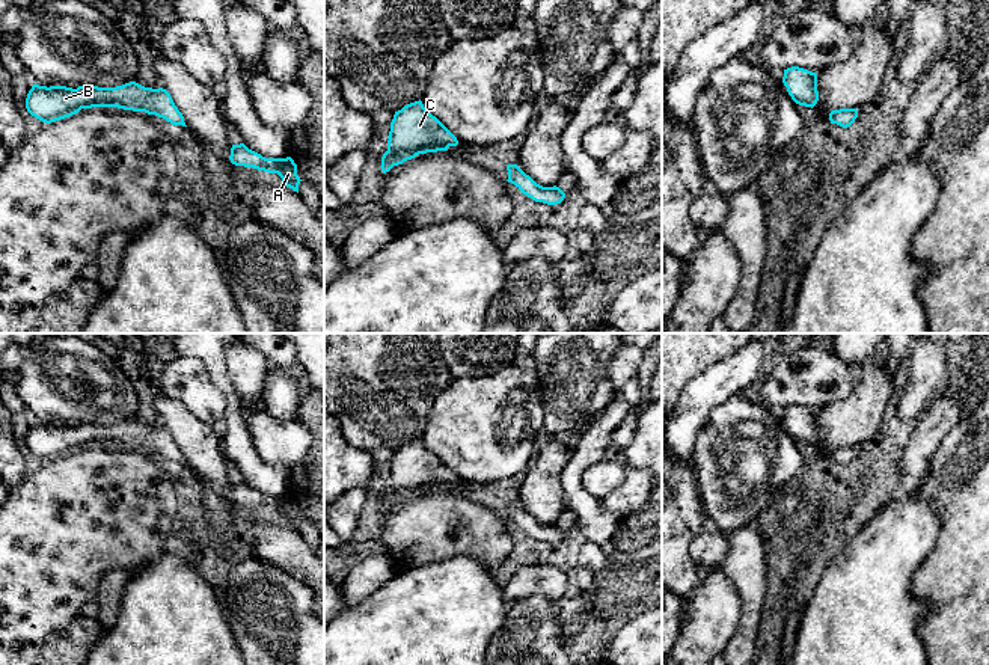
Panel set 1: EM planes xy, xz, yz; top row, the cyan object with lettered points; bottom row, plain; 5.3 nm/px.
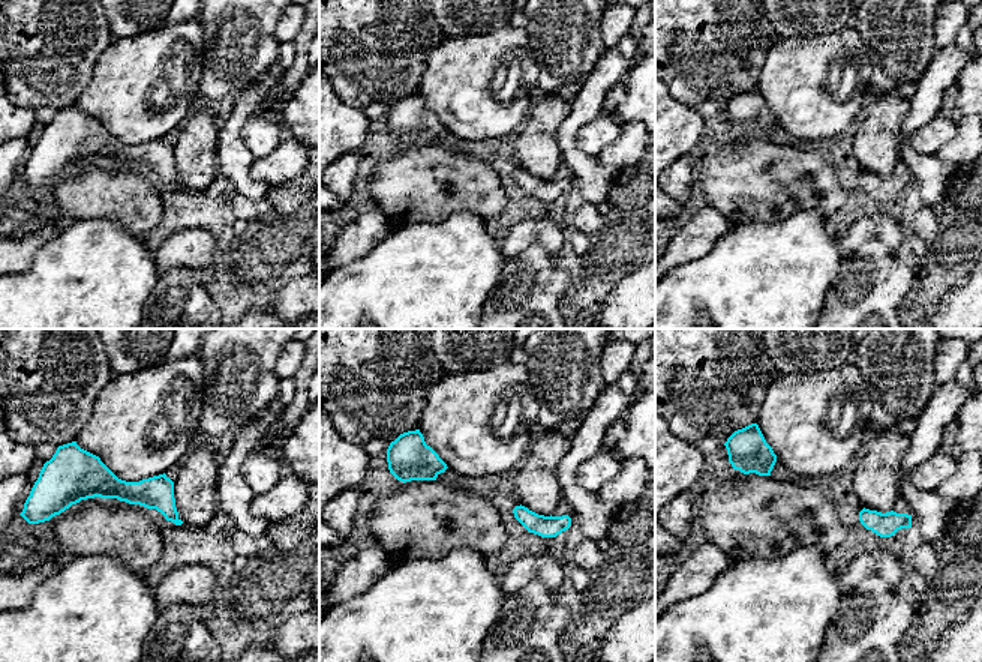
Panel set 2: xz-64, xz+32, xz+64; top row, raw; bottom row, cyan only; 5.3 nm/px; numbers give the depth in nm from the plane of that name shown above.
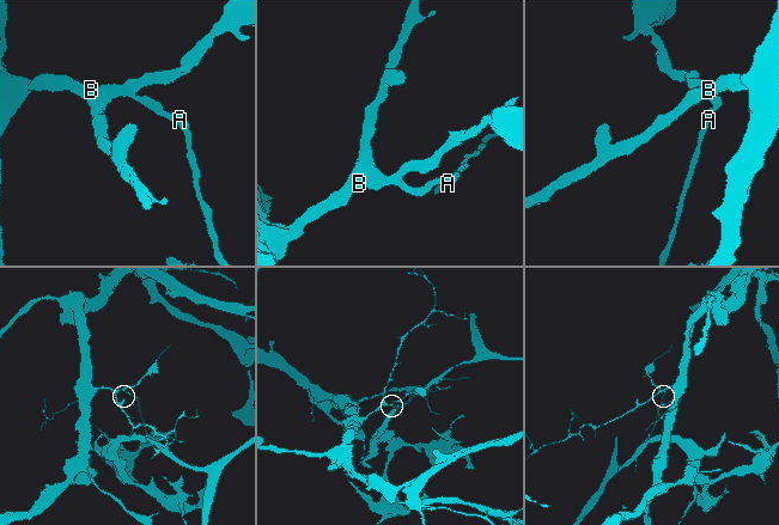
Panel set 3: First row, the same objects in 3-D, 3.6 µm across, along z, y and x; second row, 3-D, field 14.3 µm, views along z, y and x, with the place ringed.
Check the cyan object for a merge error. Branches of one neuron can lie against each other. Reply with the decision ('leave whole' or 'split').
split

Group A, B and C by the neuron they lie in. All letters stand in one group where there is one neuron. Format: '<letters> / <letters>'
A / B C

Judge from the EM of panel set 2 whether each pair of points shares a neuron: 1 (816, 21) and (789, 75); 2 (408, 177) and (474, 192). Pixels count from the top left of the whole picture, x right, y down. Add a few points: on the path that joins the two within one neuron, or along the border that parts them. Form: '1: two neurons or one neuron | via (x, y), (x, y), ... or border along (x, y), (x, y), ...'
1: two neurons | border along (843, 27), (822, 35), (778, 38)
2: one neuron | via (425, 177), (447, 177), (458, 182)

